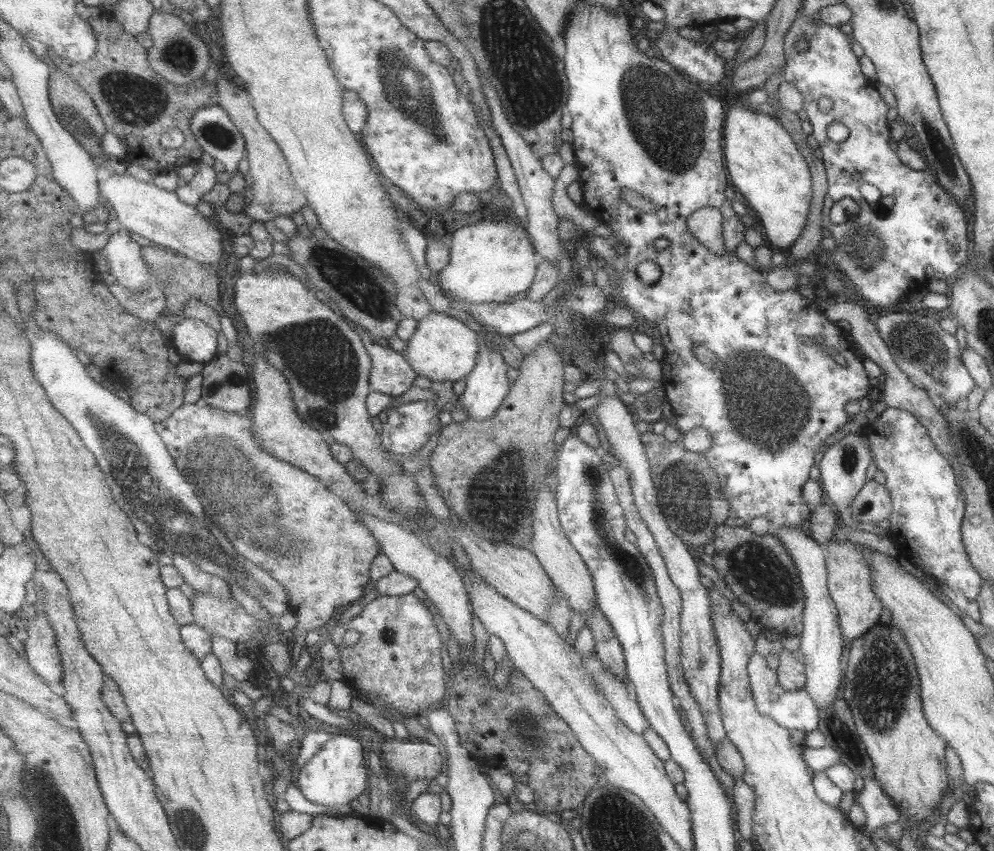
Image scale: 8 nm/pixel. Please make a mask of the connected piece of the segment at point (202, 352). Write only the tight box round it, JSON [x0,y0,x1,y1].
[169,318,219,362]

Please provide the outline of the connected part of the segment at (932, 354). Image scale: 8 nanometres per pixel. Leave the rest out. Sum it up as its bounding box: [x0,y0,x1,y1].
[874,308,974,408]

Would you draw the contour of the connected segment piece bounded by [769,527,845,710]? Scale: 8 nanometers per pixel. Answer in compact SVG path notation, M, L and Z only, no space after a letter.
M771 528L770 534L783 545L786 553L793 561L797 571L801 591L805 597L805 608L802 611L802 627L799 634L800 645L797 654L804 664L806 683L804 689L813 699L817 708L828 707L841 686L841 670L839 669L839 654L845 642L842 640L838 625L837 611L828 594L826 586L827 569L825 552L822 546L815 543L797 528Z

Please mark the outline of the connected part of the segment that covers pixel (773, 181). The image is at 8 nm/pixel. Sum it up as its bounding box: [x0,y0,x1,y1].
[723,98,812,250]

